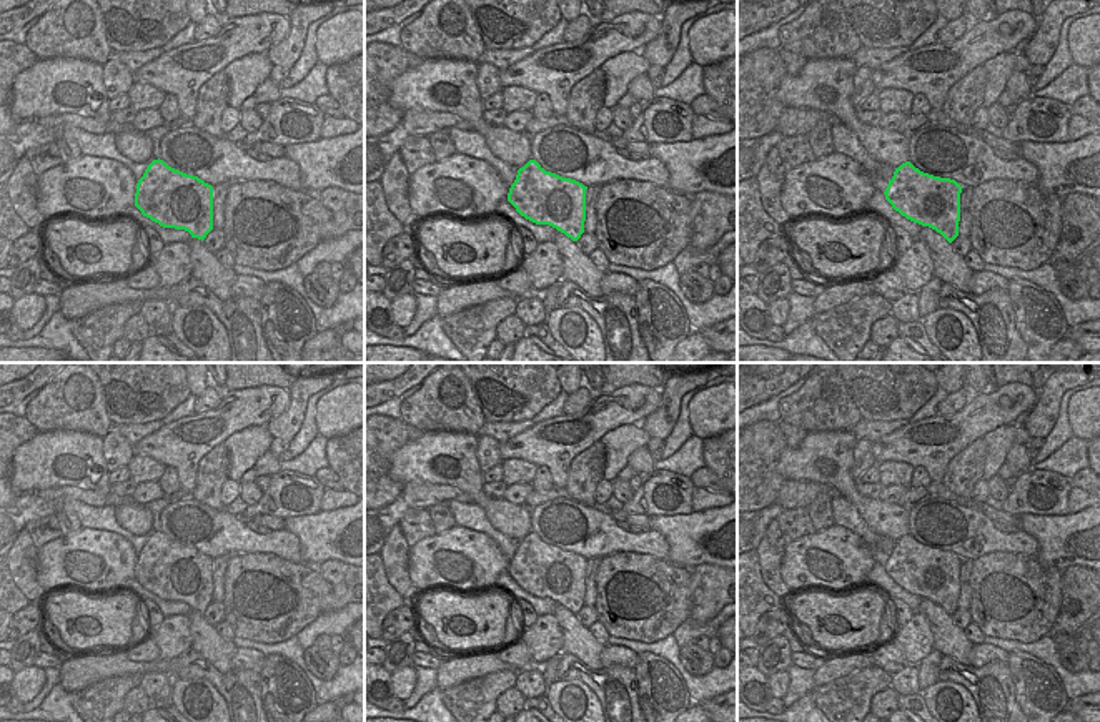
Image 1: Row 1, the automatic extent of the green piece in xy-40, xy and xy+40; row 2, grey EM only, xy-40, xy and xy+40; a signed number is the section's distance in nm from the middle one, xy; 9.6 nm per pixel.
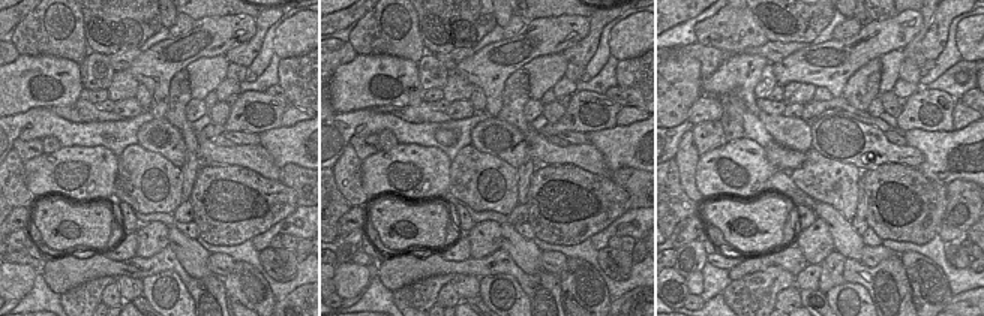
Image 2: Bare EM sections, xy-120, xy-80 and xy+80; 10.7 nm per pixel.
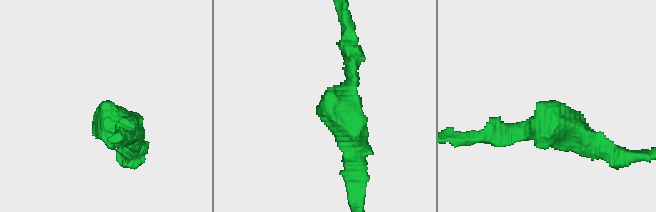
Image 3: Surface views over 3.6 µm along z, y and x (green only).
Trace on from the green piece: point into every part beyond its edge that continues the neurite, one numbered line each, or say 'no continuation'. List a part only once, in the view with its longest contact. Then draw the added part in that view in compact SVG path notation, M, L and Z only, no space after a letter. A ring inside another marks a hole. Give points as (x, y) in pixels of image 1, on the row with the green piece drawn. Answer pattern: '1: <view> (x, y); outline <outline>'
no continuation

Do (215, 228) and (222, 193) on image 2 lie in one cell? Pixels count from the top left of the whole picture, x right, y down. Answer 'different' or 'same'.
same

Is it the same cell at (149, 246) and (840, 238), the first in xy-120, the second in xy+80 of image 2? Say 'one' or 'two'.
two

